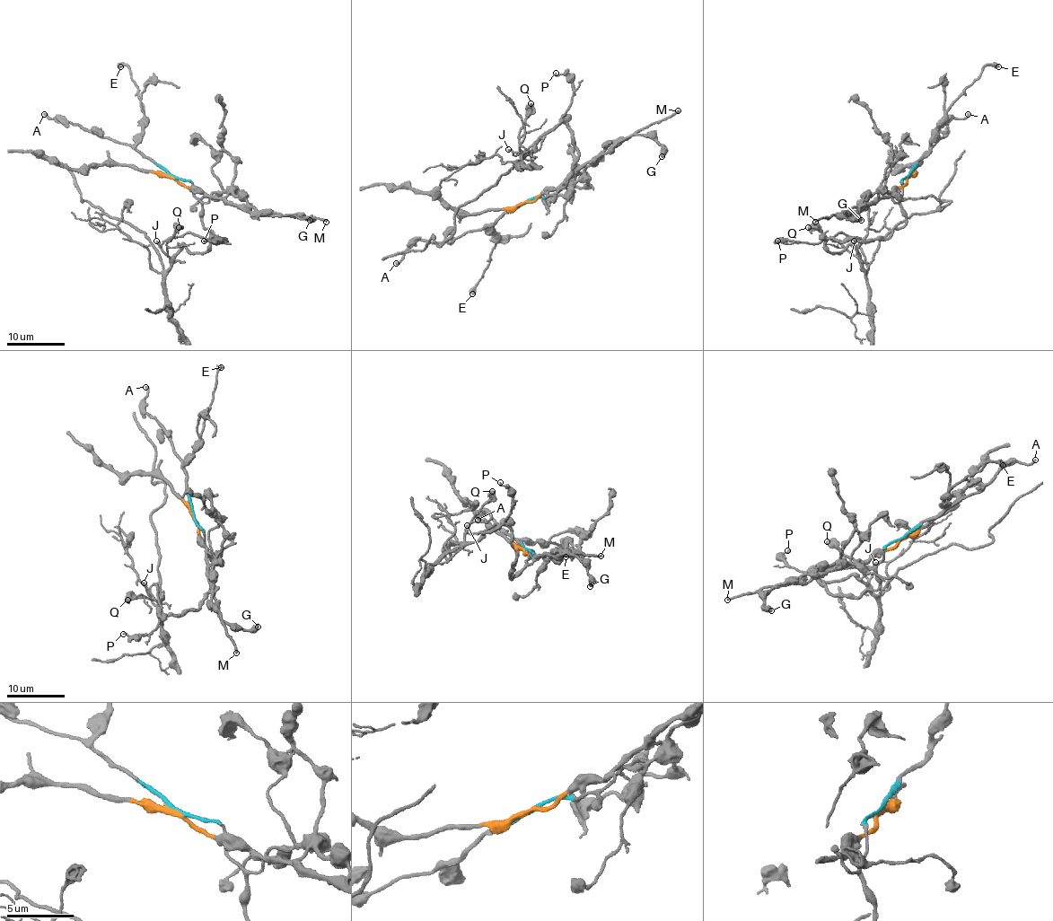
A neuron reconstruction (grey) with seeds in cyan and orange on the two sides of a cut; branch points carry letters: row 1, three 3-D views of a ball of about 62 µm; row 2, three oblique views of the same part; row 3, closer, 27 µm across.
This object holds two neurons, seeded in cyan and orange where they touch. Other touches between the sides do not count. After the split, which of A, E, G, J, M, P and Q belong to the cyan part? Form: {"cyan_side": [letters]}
{"cyan_side": ["A", "E", "J", "P", "Q"]}

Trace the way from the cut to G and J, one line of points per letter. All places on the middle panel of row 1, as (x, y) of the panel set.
G: (523, 204), (556, 190), (588, 162), (609, 153), (628, 136), (651, 135), (662, 146), (662, 157)
J: (523, 204), (554, 201), (567, 183), (577, 158), (574, 132), (558, 123), (523, 151), (507, 150)

